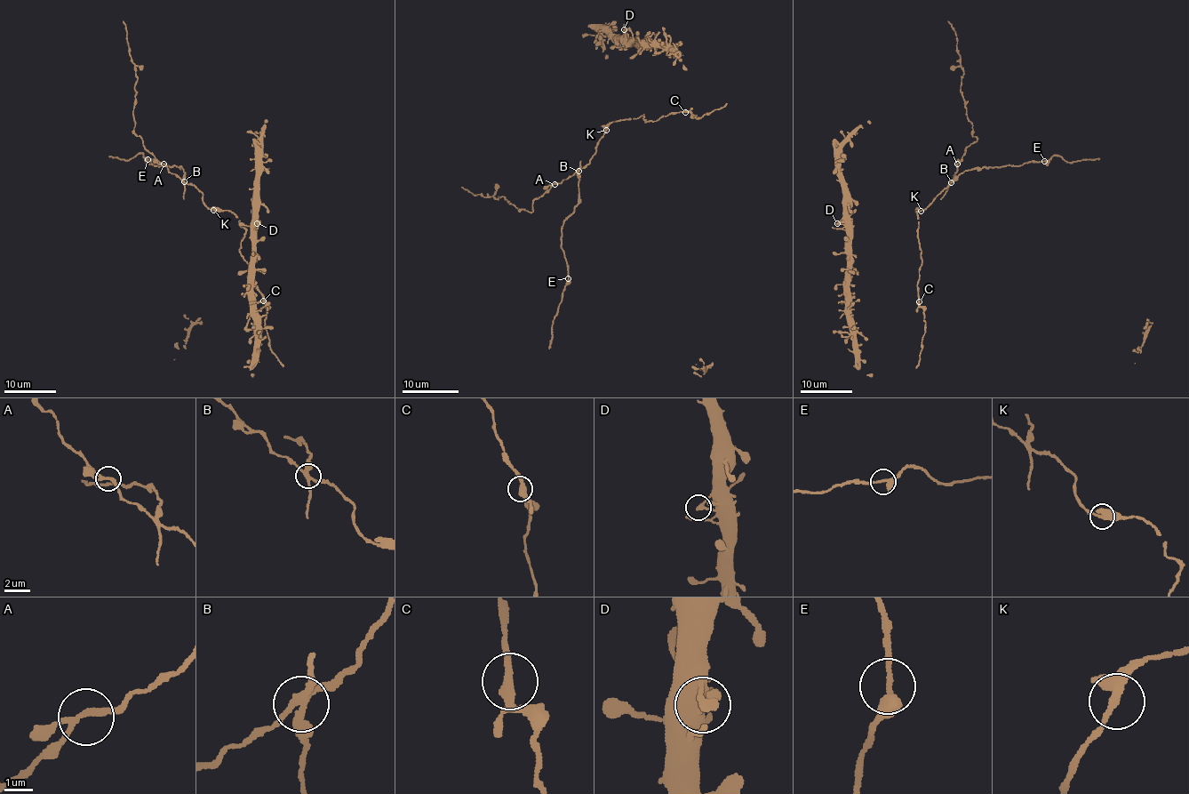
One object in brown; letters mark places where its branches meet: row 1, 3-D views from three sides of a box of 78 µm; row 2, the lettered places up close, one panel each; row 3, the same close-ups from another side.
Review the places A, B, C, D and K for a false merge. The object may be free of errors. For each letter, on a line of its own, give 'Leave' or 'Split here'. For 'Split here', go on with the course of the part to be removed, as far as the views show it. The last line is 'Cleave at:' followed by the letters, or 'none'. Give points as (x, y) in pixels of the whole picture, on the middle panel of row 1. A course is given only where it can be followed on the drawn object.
A: Leave
B: Split here. Course of the part to remove: (578, 171), (575, 211), (562, 228), (568, 284), (552, 324), (548, 348)
C: Leave
D: Leave
K: Leave
Cleave at: B

